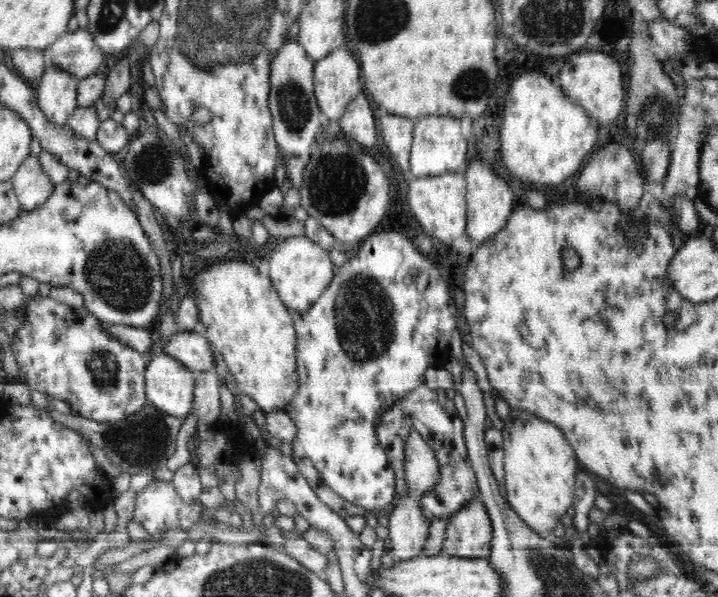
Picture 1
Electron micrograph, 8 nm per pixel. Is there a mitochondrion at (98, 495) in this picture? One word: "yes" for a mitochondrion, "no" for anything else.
no

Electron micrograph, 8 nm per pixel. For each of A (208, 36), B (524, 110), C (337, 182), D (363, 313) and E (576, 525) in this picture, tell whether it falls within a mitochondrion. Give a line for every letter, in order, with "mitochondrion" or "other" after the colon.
A: mitochondrion
B: other
C: mitochondrion
D: mitochondrion
E: other

